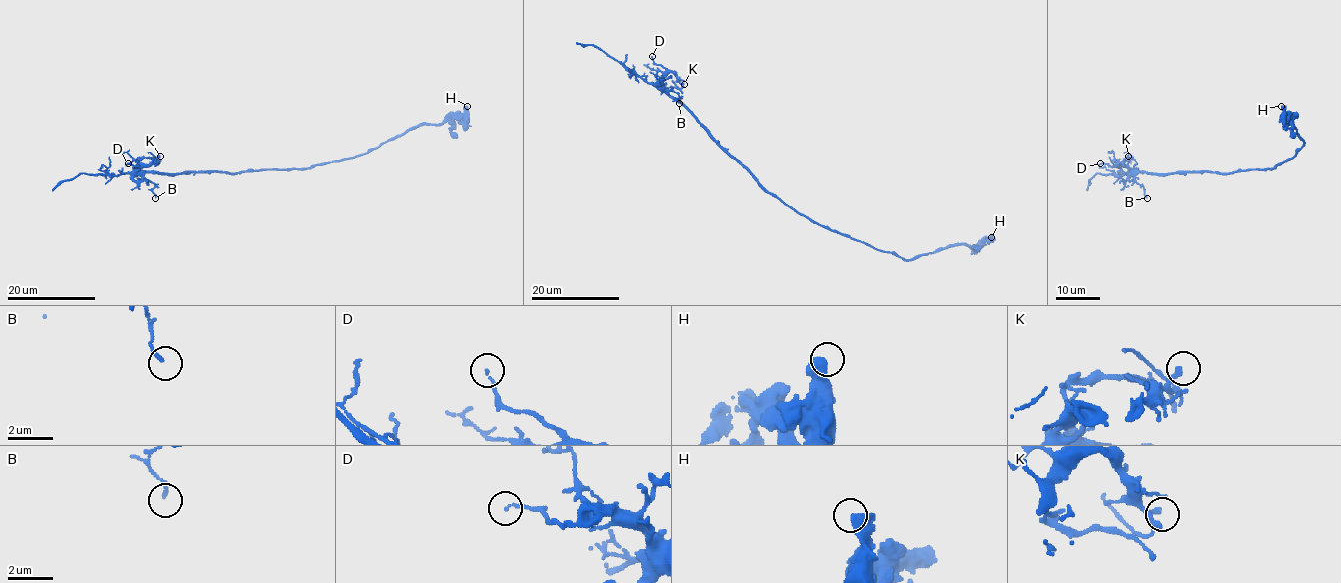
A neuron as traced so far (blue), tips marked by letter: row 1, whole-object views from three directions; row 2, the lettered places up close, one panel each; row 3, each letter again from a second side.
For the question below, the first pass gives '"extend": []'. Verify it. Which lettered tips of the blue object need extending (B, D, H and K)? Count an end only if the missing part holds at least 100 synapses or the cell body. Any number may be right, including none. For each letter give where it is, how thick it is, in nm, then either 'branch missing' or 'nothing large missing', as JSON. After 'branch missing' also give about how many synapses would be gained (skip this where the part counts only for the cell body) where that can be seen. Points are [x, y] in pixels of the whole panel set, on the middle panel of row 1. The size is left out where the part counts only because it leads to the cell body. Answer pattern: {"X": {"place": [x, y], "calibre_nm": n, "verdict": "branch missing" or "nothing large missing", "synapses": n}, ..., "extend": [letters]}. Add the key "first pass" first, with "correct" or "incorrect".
{"first pass": "correct", "B": {"place": [679, 103], "calibre_nm": 140, "verdict": "nothing large missing"}, "D": {"place": [652, 56], "calibre_nm": 90, "verdict": "nothing large missing"}, "H": {"place": [991, 237], "calibre_nm": 550, "verdict": "nothing large missing"}, "K": {"place": [684, 84], "calibre_nm": 220, "verdict": "nothing large missing"}, "extend": []}

